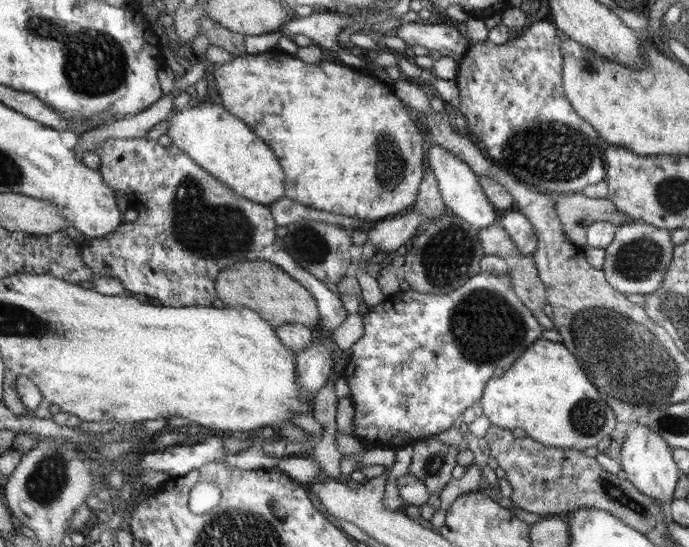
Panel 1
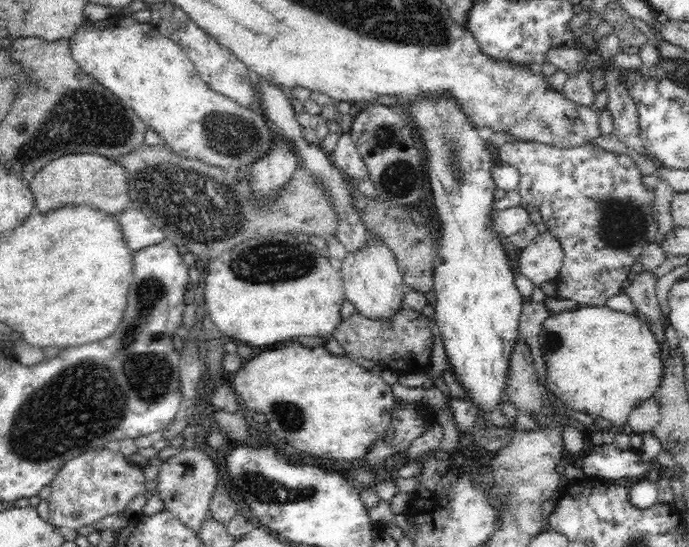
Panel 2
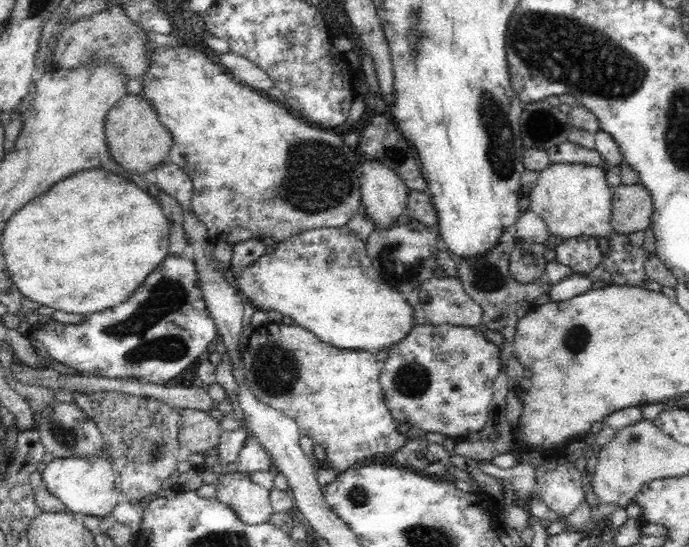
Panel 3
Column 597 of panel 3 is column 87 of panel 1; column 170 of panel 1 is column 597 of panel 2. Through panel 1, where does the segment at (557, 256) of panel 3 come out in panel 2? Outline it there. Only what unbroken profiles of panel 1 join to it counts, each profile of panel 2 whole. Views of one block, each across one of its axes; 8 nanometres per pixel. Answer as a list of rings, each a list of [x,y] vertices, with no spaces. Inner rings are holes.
[[[516,141],[501,144],[496,148],[496,156],[499,163],[512,165],[519,172],[520,180],[517,191],[520,193],[522,202],[526,202],[526,206],[536,206],[542,215],[542,221],[548,227],[547,232],[556,236],[556,240],[560,241],[562,249],[564,250],[563,264],[560,268],[560,275],[554,281],[556,289],[556,297],[559,299],[573,300],[577,302],[578,306],[586,307],[592,305],[604,306],[608,300],[618,295],[620,290],[625,288],[628,281],[630,267],[639,261],[640,254],[648,244],[657,242],[659,237],[658,222],[654,218],[654,210],[652,206],[652,199],[654,198],[654,191],[648,191],[644,184],[642,184],[642,174],[636,165],[636,162],[625,153],[609,152],[598,145],[582,144],[577,145],[576,148],[556,148],[552,144],[540,144],[533,142]]]

